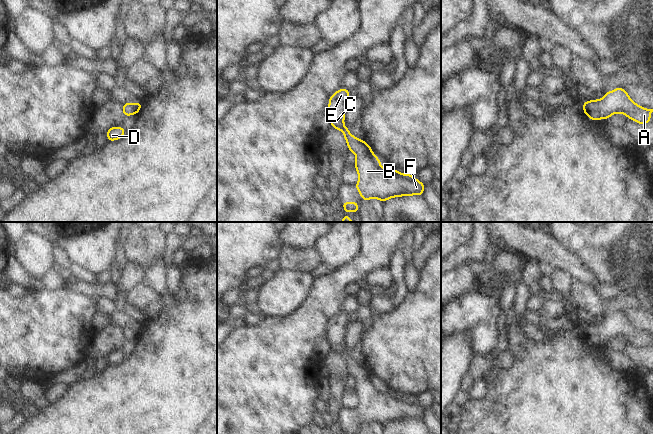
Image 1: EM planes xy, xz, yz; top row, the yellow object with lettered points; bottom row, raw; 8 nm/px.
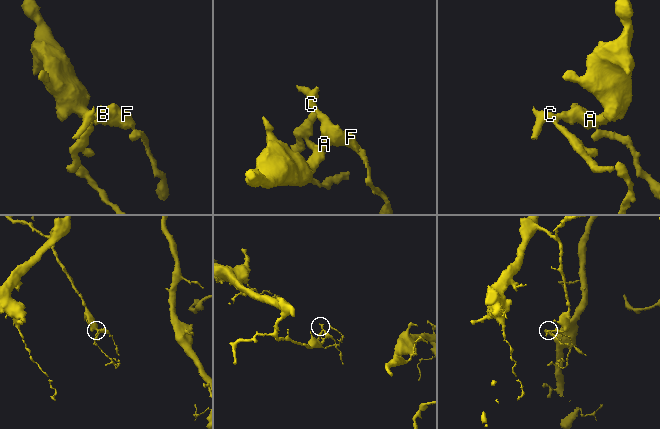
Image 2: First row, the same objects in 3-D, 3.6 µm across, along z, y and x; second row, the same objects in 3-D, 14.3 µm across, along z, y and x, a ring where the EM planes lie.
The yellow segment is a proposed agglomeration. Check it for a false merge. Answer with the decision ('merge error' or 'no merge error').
no merge error

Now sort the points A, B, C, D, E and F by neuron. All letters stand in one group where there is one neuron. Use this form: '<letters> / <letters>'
A B C D E F

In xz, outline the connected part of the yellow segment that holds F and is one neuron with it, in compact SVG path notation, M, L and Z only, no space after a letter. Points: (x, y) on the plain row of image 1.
M340 313L331 319L327 340L336 354L344 358L349 375L356 379L354 390L359 399L355 409L362 423L369 425L376 422L382 426L400 420L421 419L425 409L413 399L402 398L391 391L381 392L381 385L364 365L351 359L344 350L345 335L349 323L349 313Z

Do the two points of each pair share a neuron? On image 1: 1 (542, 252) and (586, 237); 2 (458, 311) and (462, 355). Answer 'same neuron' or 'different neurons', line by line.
1: different neurons
2: different neurons

